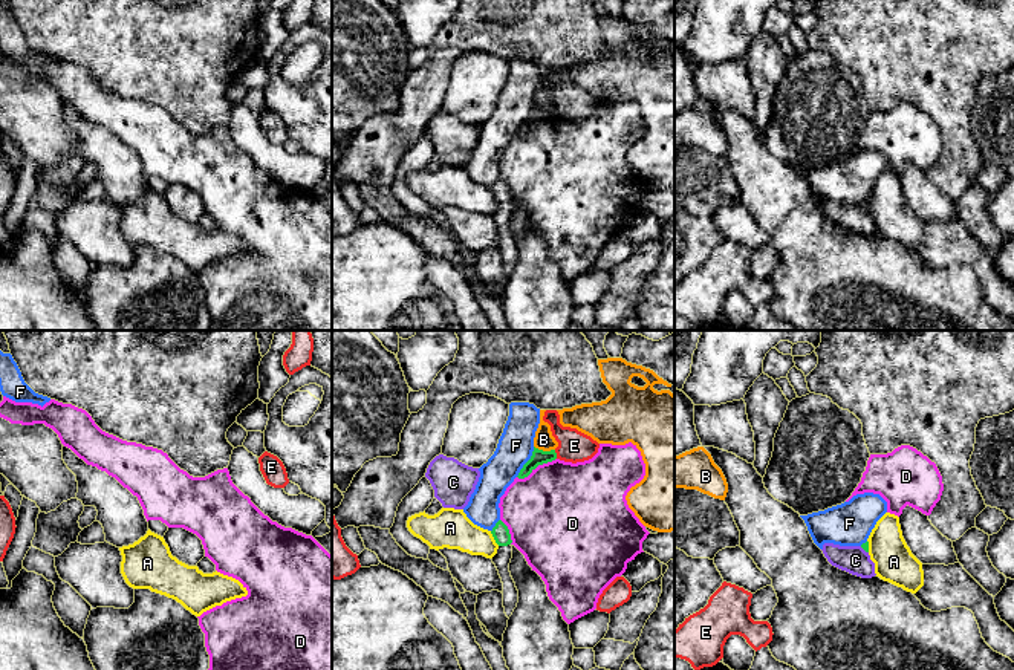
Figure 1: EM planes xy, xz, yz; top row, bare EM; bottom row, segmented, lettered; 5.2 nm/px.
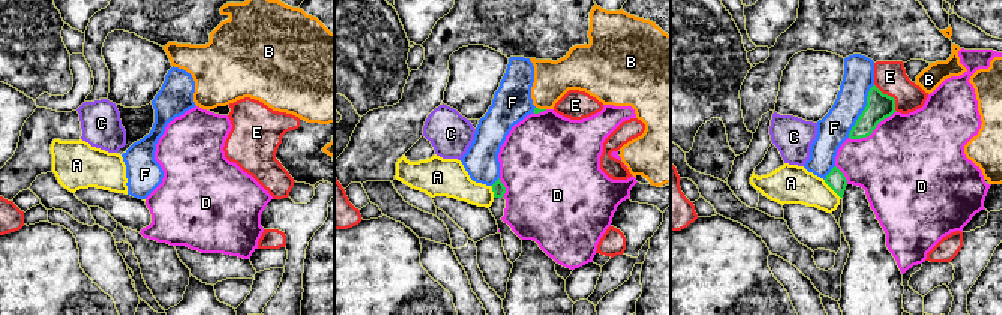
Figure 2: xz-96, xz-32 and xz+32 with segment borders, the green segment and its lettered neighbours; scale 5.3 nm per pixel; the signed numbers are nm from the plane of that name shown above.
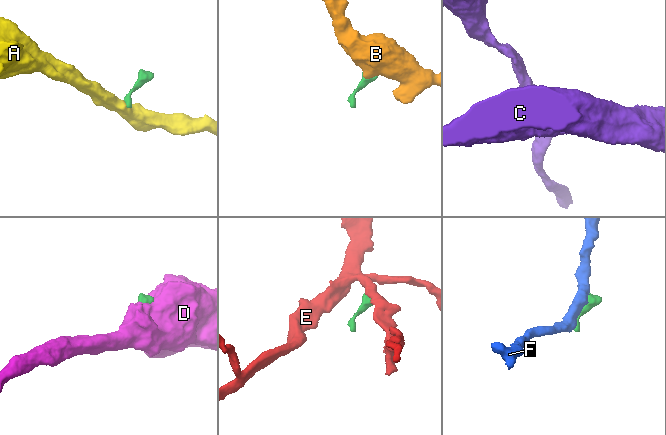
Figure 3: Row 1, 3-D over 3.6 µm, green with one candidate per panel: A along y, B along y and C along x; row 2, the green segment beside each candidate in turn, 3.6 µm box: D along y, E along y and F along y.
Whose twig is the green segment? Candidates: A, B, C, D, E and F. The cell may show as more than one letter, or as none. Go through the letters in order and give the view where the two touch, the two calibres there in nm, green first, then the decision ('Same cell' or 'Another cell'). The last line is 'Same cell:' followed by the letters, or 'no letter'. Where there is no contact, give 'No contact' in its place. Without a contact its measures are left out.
A: Touches green in xz. Thickness 90 nm (green) against 220 nm. Another cell
B: Touches green in xz. Thickness 80 nm (green) against 100 nm. Another cell
C: Touches green in yz. Thickness 40 nm (green) against 150 nm. Another cell
D: Touches green in xz. Thickness 80 nm (green) against 480 nm. Another cell
E: Touches green in xz. Thickness 80 nm (green) against 160 nm. Another cell
F: Touches green in xz. Thickness 80 nm (green) against 190 nm. Another cell
Same cell: no letter

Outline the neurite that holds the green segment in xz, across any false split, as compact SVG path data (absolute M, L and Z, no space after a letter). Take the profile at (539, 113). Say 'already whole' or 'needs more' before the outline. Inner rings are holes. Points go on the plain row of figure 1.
already whole | M534 104L531 116L523 122L523 125L518 130L518 136L528 135L538 122L552 119L557 116L555 107L543 109Z

